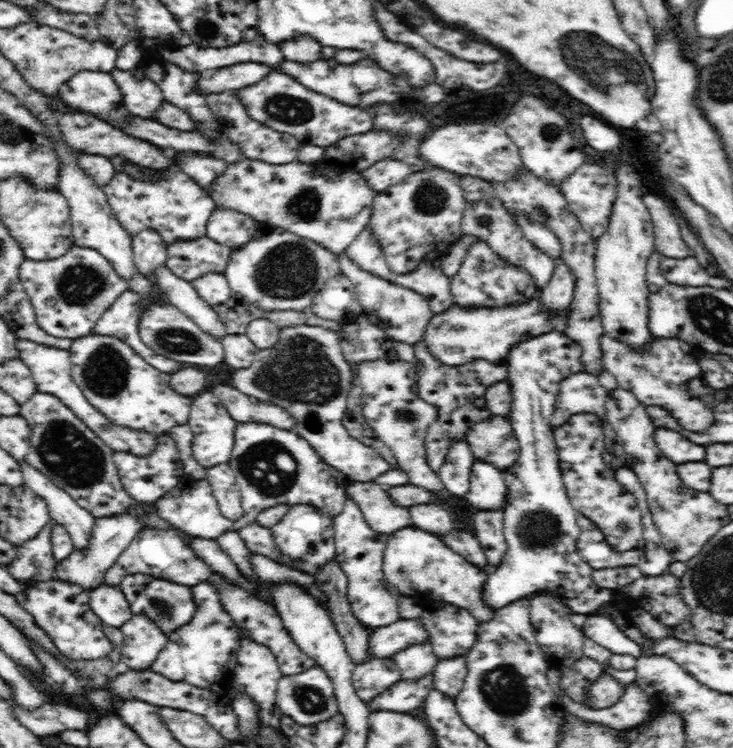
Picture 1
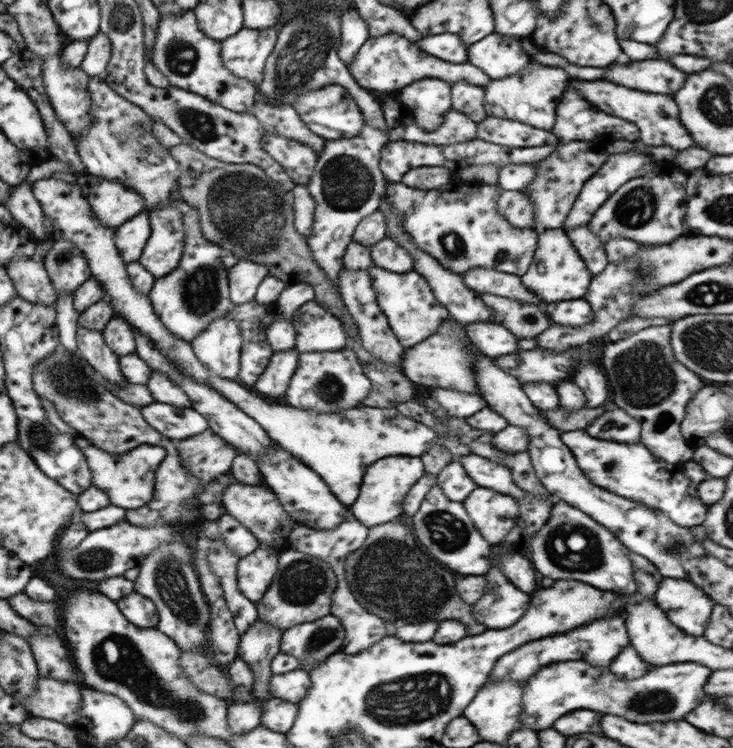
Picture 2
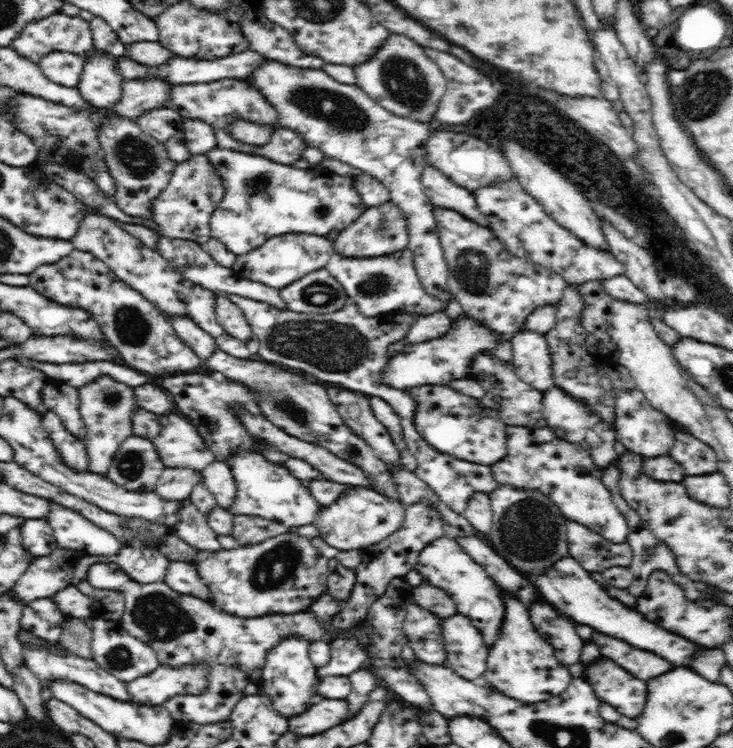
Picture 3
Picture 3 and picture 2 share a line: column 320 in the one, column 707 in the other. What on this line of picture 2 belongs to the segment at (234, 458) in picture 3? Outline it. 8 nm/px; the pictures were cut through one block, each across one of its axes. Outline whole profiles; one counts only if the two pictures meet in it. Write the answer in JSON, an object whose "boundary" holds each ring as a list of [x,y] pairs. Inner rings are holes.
{"boundary":[[[583,429],[562,432],[561,439],[575,456],[577,467],[592,484],[637,502],[642,506],[663,512],[678,526],[695,527],[701,525],[706,518],[710,504],[699,499],[697,486],[684,476],[684,463],[670,464],[654,456],[641,442],[636,444],[620,444],[606,442],[588,436]]]}

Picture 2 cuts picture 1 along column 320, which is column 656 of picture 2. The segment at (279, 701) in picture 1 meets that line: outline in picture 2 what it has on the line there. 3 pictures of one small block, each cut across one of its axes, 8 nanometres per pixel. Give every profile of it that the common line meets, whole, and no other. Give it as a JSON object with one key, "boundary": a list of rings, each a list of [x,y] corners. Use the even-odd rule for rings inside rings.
{"boundary":[[[566,660],[566,664],[556,664],[556,666],[550,664],[550,668],[542,668],[542,672],[538,672],[538,676],[532,676],[528,680],[528,684],[524,686],[524,696],[522,696],[524,720],[520,716],[520,724],[524,724],[524,728],[530,728],[530,730],[546,730],[546,728],[552,728],[554,720],[558,720],[566,712],[580,709],[593,710],[602,715],[621,716],[637,723],[682,720],[698,704],[708,702],[711,699],[704,693],[704,686],[708,682],[711,671],[711,668],[706,665],[695,662],[674,663],[654,667],[644,676],[634,680],[627,678],[622,680],[610,672],[608,666],[595,666],[589,663],[586,666],[583,660],[574,660],[574,662]]]}

